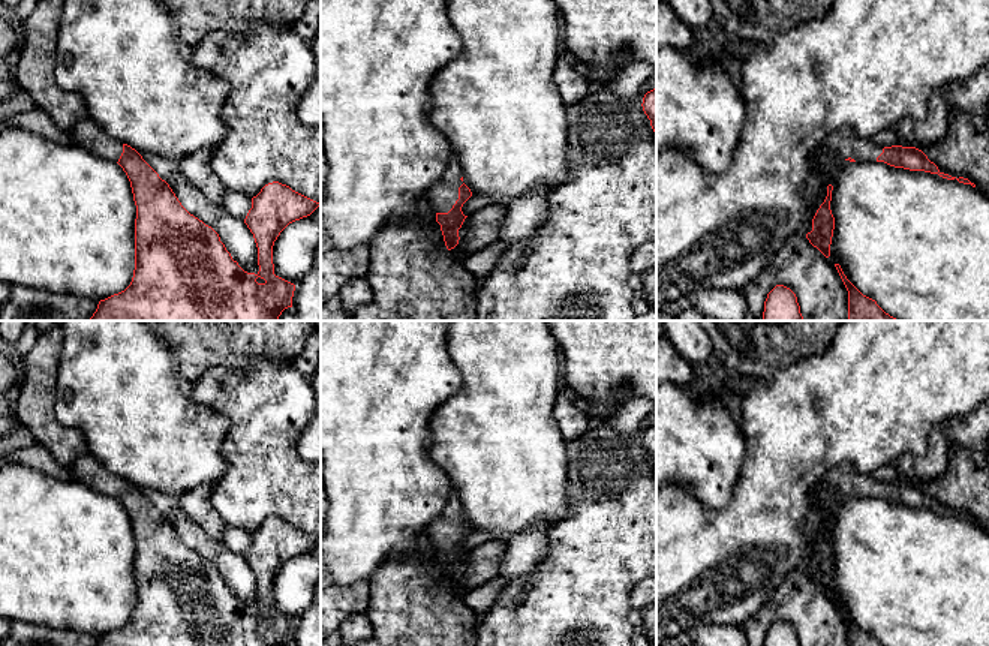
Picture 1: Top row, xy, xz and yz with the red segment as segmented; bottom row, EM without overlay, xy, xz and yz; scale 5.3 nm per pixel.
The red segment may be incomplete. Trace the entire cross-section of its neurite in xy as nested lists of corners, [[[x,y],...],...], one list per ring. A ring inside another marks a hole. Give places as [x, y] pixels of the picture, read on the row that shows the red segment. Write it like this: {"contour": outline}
{"contour": [[[88,117],[76,121],[70,133],[76,144],[123,168],[136,205],[132,282],[124,291],[100,300],[88,321],[279,321],[282,312],[292,307],[295,285],[274,274],[273,246],[289,223],[310,216],[319,202],[279,181],[265,184],[252,198],[244,219],[258,247],[259,265],[256,274],[247,273],[232,259],[219,234],[181,205],[135,148],[109,136]]]}

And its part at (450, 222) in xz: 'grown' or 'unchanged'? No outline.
grown

